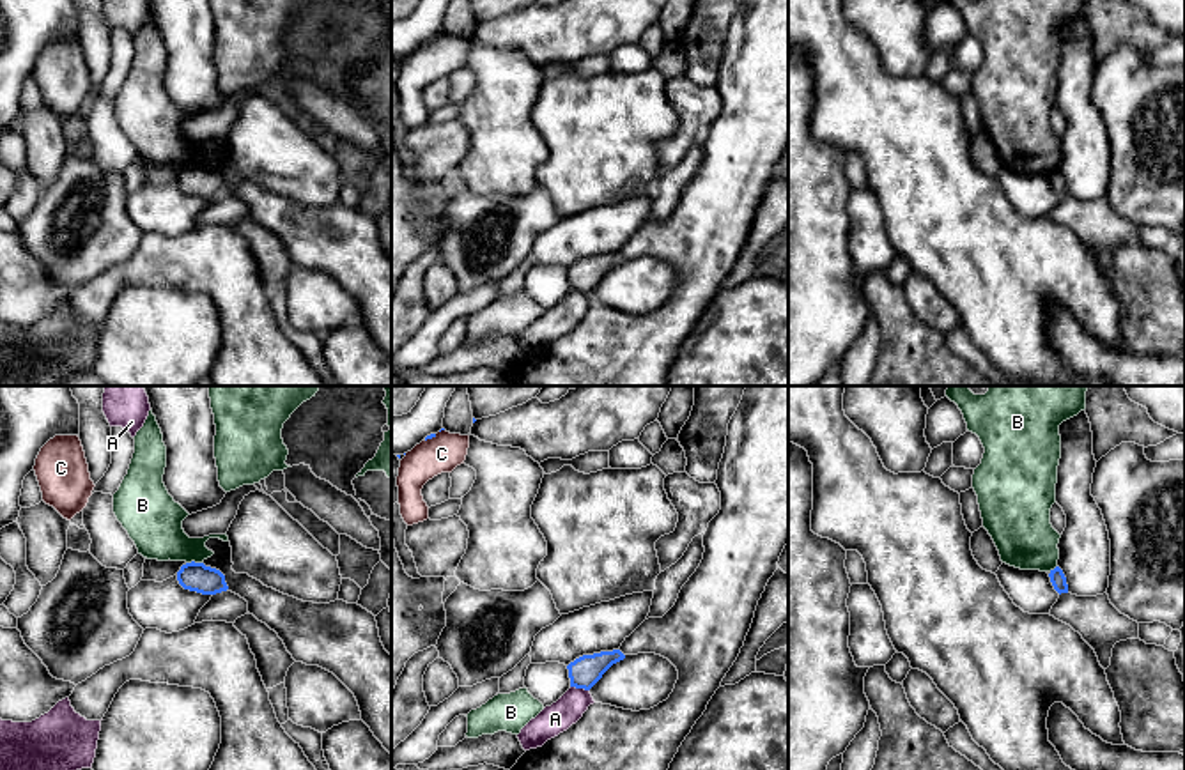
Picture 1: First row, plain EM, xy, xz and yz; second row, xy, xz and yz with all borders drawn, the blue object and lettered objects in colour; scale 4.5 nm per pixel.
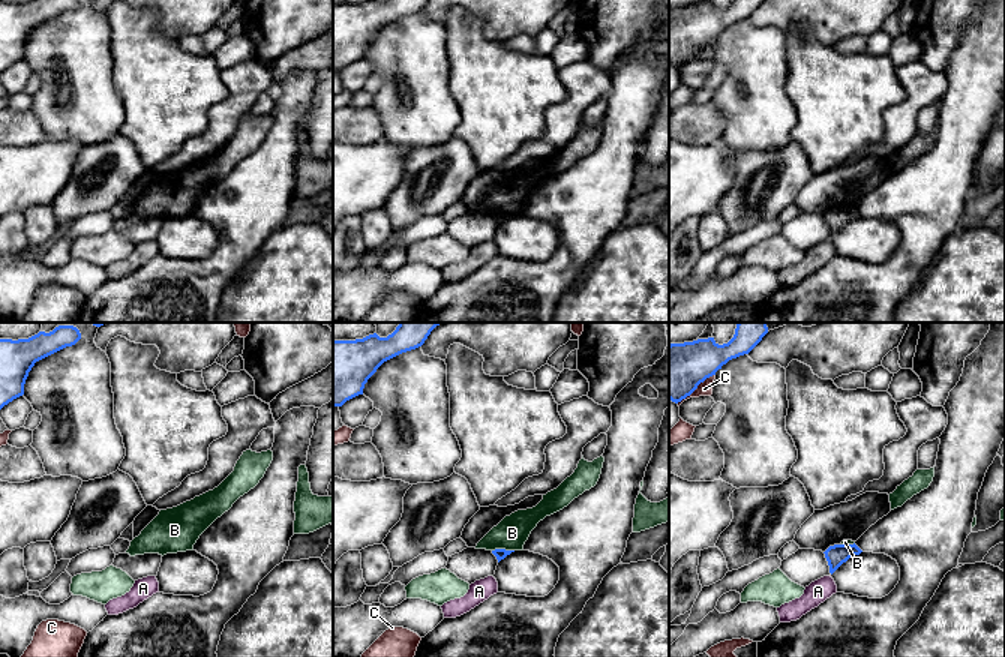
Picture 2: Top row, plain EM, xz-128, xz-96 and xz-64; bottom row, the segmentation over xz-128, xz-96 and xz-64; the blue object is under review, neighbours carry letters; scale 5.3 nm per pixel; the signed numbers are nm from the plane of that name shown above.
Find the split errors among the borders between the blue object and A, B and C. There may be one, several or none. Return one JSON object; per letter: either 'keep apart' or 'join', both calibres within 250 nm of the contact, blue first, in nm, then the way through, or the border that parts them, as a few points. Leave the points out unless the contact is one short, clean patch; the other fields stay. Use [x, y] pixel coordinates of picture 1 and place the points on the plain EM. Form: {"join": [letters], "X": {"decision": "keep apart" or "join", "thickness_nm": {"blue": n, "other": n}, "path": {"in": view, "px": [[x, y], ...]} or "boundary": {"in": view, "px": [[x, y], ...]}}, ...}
{"join": [], "A": {"decision": "keep apart", "thickness_nm": {"blue": 140, "other": 140}}, "B": {"decision": "keep apart", "thickness_nm": {"blue": 130, "other": 260}, "boundary": {"in": "xy", "px": [[202, 165], [186, 167]]}}, "C": {"decision": "keep apart", "thickness_nm": {"blue": 20, "other": 170}}}

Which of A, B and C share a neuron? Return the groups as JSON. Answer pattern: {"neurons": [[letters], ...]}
{"neurons": [["A"], ["B"], ["C"]]}

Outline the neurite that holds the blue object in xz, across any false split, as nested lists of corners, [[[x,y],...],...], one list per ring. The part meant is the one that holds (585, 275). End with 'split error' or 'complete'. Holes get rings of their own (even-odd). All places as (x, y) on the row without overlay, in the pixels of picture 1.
[[[620,253],[583,258],[567,269],[570,290],[590,294],[625,258]]]; complete

